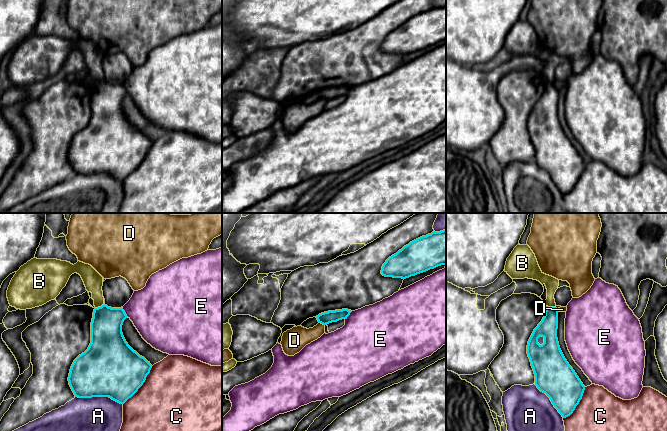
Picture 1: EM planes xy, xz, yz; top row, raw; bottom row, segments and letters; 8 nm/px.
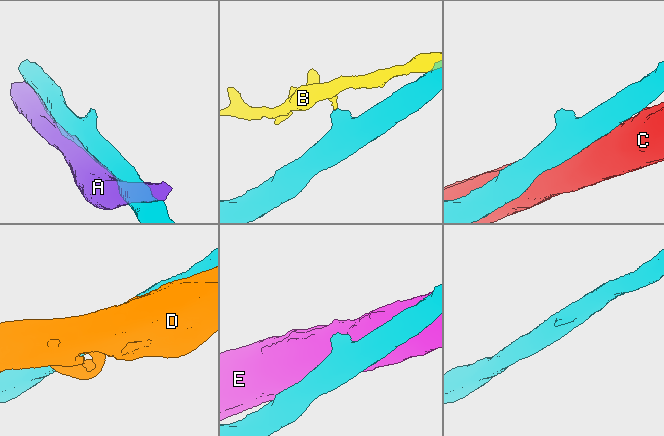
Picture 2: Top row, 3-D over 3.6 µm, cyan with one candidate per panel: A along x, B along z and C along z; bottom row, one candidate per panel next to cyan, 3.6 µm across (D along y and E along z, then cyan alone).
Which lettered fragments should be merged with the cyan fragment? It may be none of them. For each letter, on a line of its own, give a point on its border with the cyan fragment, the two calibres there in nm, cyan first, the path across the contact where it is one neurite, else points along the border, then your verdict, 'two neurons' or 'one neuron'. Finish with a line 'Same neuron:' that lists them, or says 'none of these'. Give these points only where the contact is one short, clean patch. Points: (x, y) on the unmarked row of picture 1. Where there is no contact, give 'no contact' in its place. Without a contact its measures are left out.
A: meets cyan in xy at (99, 172); 460 nm thick on the cyan side, 460 nm on the other; two neurons
B: meets cyan in yz at (551, 83); 160 nm thick on the cyan side, 110 nm on the other; two neurons
C: meets cyan in xy at (142, 160); 440 nm thick on the cyan side, 500 nm on the other; two neurons
D: meets cyan in xz at (322, 99); 100 nm thick on the cyan side, 180 nm on the other; border along xz (319, 98), (324, 101); two neurons
E: meets cyan in xy at (124, 88); 260 nm thick on the cyan side, 400 nm on the other; two neurons
Same neuron: none of these

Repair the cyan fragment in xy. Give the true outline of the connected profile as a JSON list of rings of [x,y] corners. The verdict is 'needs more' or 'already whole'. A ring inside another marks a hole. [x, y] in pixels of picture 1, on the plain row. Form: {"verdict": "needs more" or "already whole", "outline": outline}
{"verdict": "already whole", "outline": [[[107,81],[95,84],[91,98],[91,119],[73,138],[68,157],[78,174],[109,173],[124,180],[143,161],[152,141],[126,118],[122,101],[127,91],[123,84]]]}

